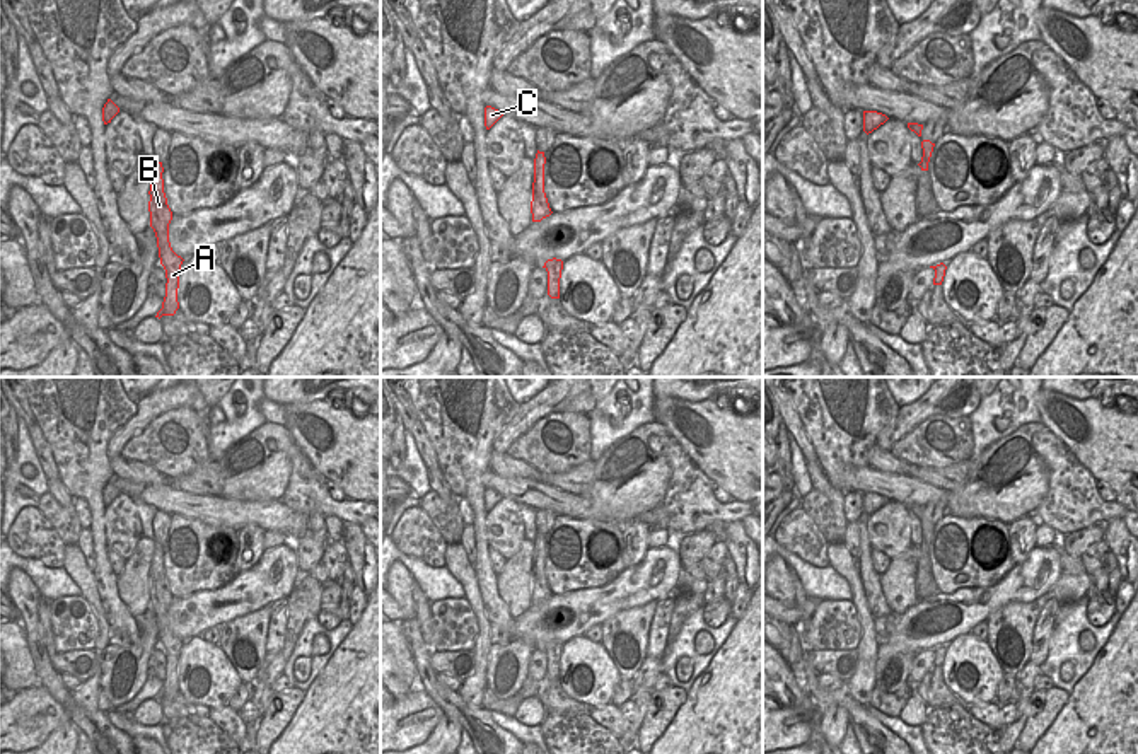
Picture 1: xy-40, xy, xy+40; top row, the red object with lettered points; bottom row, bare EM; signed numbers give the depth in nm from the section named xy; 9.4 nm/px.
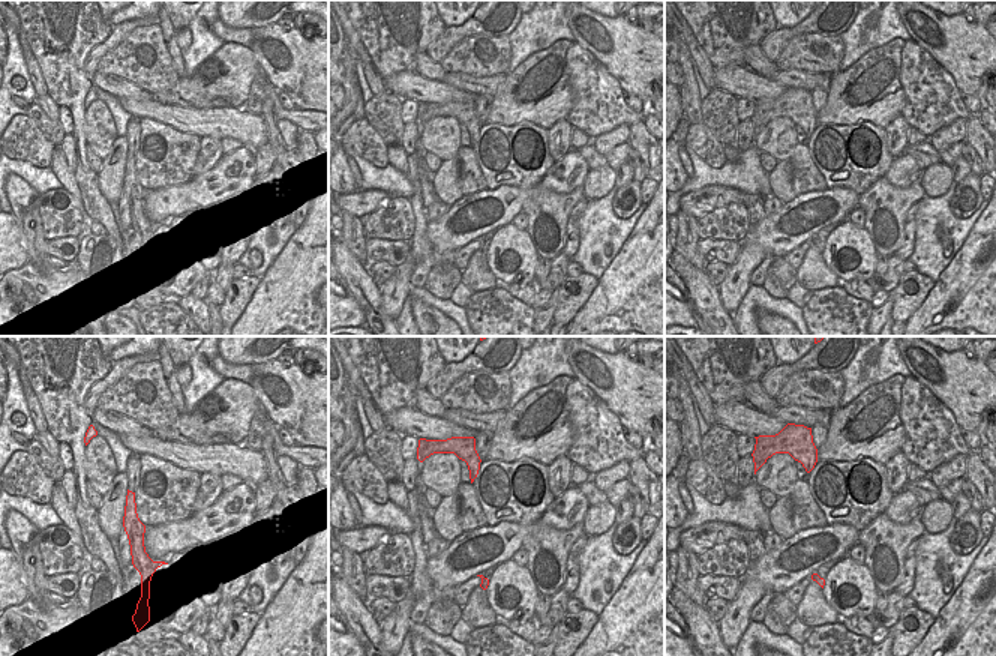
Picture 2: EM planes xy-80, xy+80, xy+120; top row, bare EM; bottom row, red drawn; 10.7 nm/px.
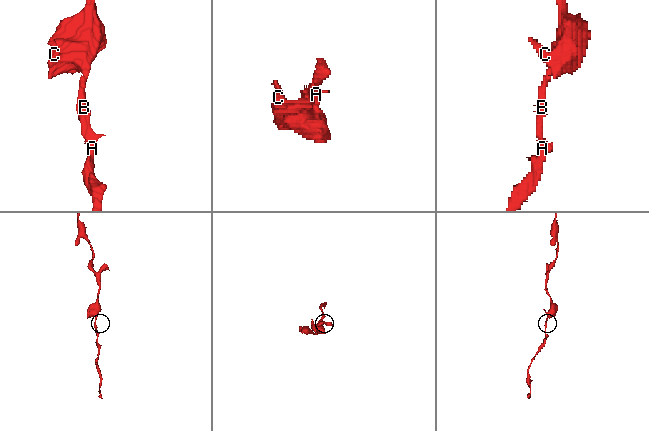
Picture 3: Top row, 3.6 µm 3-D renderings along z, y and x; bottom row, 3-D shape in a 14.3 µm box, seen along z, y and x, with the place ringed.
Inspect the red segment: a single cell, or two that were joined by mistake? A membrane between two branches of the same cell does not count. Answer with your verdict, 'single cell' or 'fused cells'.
single cell

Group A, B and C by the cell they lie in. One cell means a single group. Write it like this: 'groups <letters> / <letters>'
groups A B C

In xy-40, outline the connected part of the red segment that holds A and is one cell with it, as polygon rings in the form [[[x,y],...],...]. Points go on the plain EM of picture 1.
[[[155,542],[148,573],[150,577],[148,594],[150,594],[150,609],[154,611],[157,619],[160,647],[164,648],[167,660],[162,691],[155,698],[159,701],[162,698],[174,698],[176,693],[179,691],[177,684],[179,653],[184,643],[172,633],[169,624],[169,606],[172,602],[172,594],[167,587],[167,580],[164,575],[162,554],[164,554],[162,544]]]

